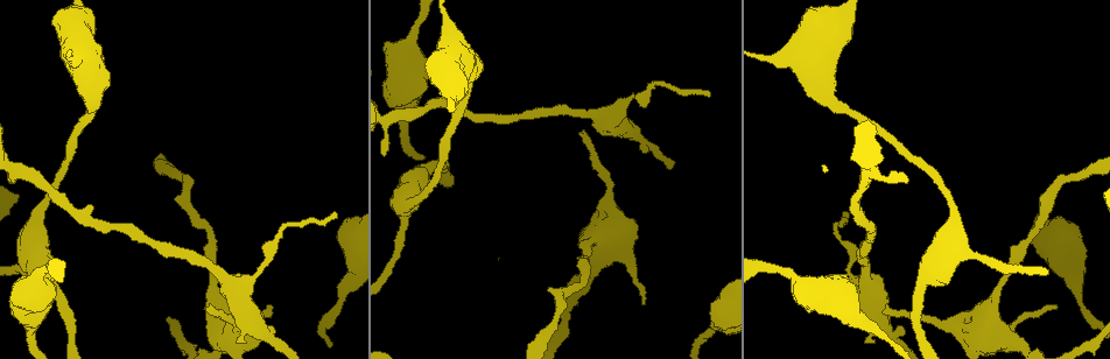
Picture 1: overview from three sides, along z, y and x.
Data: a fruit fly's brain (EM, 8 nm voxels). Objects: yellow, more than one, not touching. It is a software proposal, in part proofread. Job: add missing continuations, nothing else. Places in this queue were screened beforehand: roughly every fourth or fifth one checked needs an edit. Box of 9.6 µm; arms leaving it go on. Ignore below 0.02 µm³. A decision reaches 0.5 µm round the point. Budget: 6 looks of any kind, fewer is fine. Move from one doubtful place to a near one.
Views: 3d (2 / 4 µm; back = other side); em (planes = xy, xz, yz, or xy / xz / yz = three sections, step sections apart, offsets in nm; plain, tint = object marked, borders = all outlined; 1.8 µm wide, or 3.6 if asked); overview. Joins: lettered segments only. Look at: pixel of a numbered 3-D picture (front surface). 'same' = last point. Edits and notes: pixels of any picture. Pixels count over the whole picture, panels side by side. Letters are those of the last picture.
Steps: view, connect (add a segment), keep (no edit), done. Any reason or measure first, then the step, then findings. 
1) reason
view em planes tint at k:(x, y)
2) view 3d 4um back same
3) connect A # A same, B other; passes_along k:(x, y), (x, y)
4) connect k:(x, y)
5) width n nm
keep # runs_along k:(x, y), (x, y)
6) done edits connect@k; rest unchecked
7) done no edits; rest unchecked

free end
view em yz step 4 tint at 1:(582, 131)

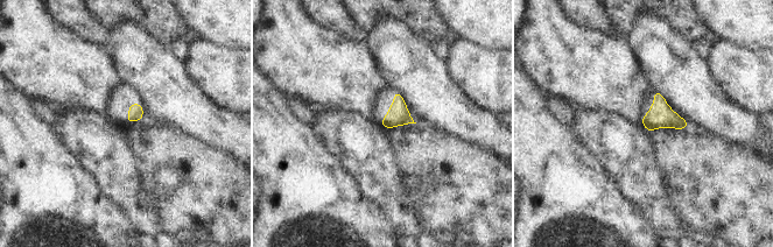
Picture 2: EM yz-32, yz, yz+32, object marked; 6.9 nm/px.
cut it another way
view em planes tint same

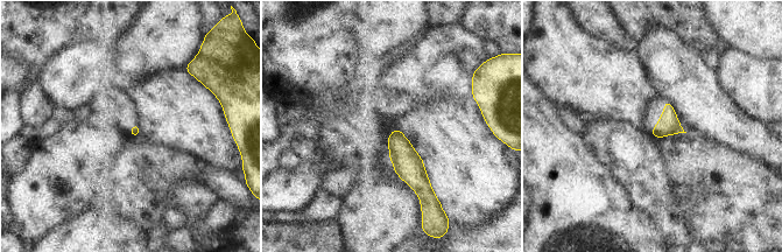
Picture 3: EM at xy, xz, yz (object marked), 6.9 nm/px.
what lies round it
view em planes borders same

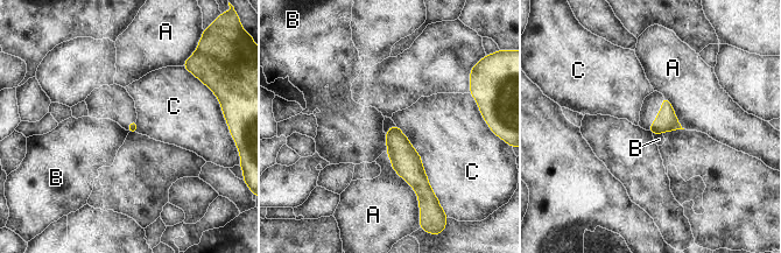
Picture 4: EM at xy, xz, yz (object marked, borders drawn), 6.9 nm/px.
keep # A other, B other, C other; border 4:(384, 133), (387, 150); no lettered segment goes on from it

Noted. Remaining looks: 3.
branch stops here
view em 3.6um planes plain at 1:(642, 302)

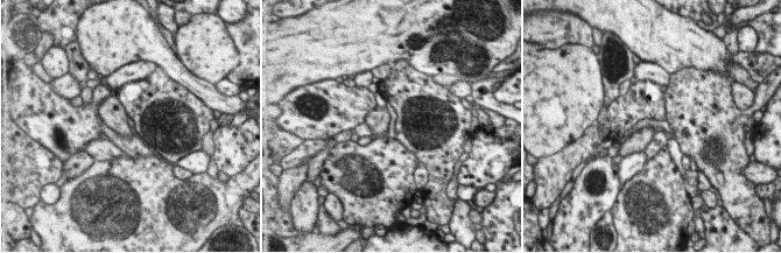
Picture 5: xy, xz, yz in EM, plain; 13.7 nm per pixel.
view em 3.6um planes borders same

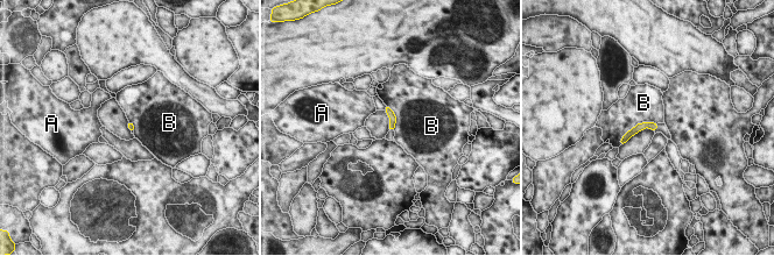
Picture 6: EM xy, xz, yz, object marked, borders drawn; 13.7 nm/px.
keep # A other, B other; runs_along 6:(654, 125), (640, 126), (621, 141); no lettered segment goes on from it

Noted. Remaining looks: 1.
done no edits; rest unchecked

